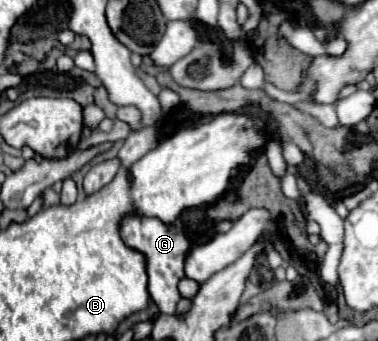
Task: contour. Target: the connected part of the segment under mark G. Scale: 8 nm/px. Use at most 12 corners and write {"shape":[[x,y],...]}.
{"shape":[[132,211],[120,237],[146,257],[148,293],[174,315],[190,241],[178,223]]}

